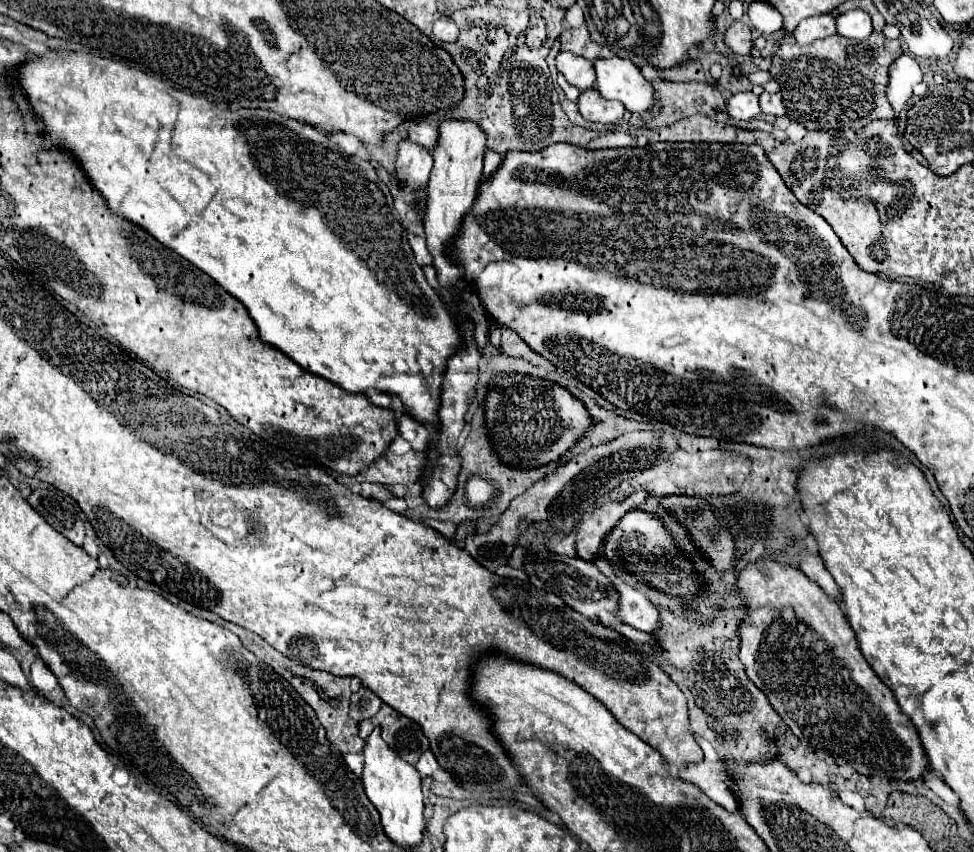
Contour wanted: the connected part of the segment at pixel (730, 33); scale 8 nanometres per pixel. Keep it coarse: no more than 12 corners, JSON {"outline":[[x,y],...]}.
{"outline":[[735,22],[725,42],[735,54],[749,54],[751,30]]}

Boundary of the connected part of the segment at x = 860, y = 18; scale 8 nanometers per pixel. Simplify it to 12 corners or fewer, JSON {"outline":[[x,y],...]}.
{"outline":[[865,10],[837,16],[837,32],[863,40],[871,34],[871,16]]}

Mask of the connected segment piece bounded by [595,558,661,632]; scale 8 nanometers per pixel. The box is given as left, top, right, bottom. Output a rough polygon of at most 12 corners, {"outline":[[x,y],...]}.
{"outline":[[595,560],[619,590],[621,618],[657,632],[661,616],[651,600],[619,578],[613,564]]}

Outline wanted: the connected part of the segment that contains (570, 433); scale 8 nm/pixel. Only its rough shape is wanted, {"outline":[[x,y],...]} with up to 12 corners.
{"outline":[[497,374],[483,404],[499,462],[559,462],[593,426],[563,384]]}

